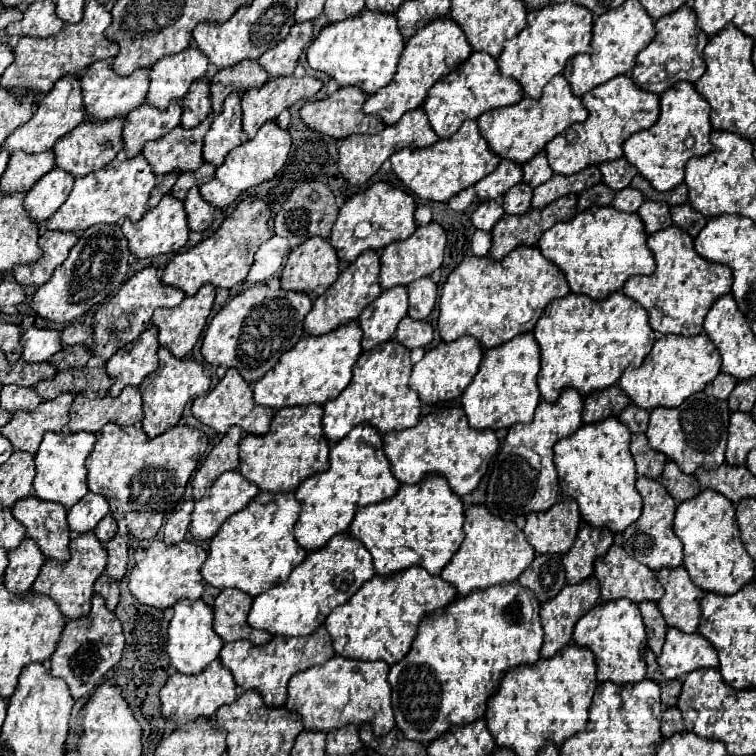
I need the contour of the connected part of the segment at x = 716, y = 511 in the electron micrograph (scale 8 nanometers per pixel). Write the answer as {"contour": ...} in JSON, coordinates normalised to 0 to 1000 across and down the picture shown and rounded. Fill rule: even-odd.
{"contour":[[[929,648],[913,664],[902,664],[894,672],[892,706],[905,720],[905,751],[910,754],[913,767],[931,783],[968,788],[984,772],[995,770],[997,746],[976,712],[974,675],[963,659],[955,659],[955,653]]]}

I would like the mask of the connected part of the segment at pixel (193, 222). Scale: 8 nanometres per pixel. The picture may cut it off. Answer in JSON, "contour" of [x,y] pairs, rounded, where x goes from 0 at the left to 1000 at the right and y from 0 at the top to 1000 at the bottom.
{"contour":[[[251,251],[243,265],[243,278],[249,288],[249,302],[254,307],[272,307],[283,288],[283,275],[272,270],[272,265],[262,257],[262,251]]]}

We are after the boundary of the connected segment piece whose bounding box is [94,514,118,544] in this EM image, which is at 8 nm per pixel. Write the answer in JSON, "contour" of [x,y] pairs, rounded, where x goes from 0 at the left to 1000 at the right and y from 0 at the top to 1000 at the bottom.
{"contour":[[[143,680],[140,685],[135,685],[135,690],[127,696],[127,701],[124,701],[124,706],[130,709],[130,714],[135,717],[135,720],[140,720],[143,714],[148,714],[148,709],[153,709],[153,688]]]}

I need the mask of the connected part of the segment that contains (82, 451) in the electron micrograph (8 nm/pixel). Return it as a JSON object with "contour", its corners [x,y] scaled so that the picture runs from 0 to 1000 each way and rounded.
{"contour":[[[61,574],[50,601],[45,603],[48,611],[48,632],[45,632],[45,653],[48,659],[58,661],[58,664],[77,664],[85,672],[98,669],[101,664],[106,664],[114,651],[114,606],[119,603],[122,593],[124,593],[127,577],[124,574]]]}

